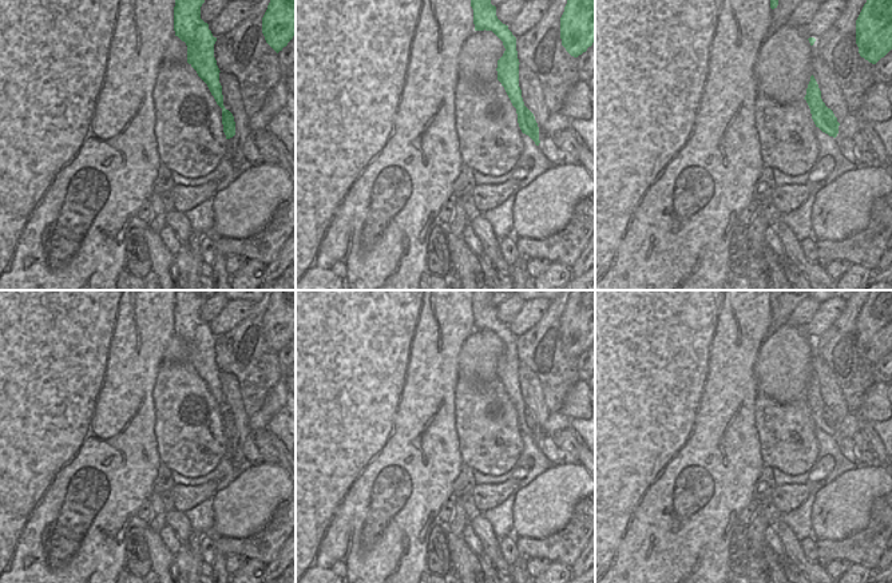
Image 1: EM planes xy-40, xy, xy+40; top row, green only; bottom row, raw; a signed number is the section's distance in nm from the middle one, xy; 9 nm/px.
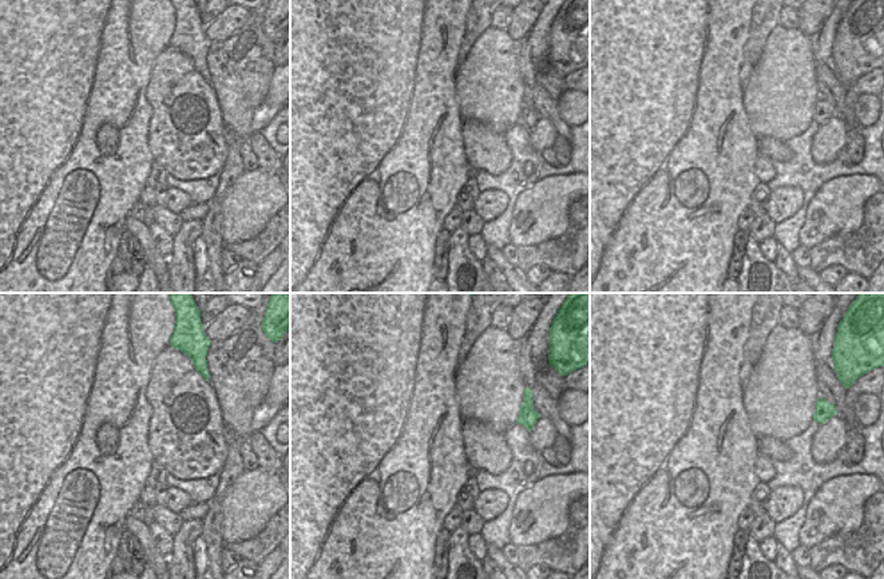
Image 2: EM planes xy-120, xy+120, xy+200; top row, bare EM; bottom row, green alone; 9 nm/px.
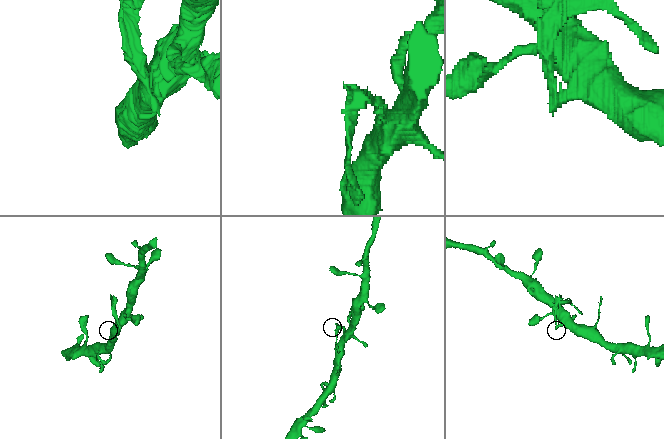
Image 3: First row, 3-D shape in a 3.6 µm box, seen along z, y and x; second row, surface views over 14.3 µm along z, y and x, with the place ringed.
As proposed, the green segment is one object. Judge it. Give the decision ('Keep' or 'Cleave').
Cleave

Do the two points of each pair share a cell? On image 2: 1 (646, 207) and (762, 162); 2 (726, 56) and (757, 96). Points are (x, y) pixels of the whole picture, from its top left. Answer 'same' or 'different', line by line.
1: different
2: different

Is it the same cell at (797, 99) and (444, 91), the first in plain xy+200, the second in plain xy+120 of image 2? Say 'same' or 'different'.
different

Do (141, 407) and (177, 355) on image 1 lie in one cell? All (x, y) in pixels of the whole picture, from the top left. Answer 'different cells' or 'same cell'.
different cells

